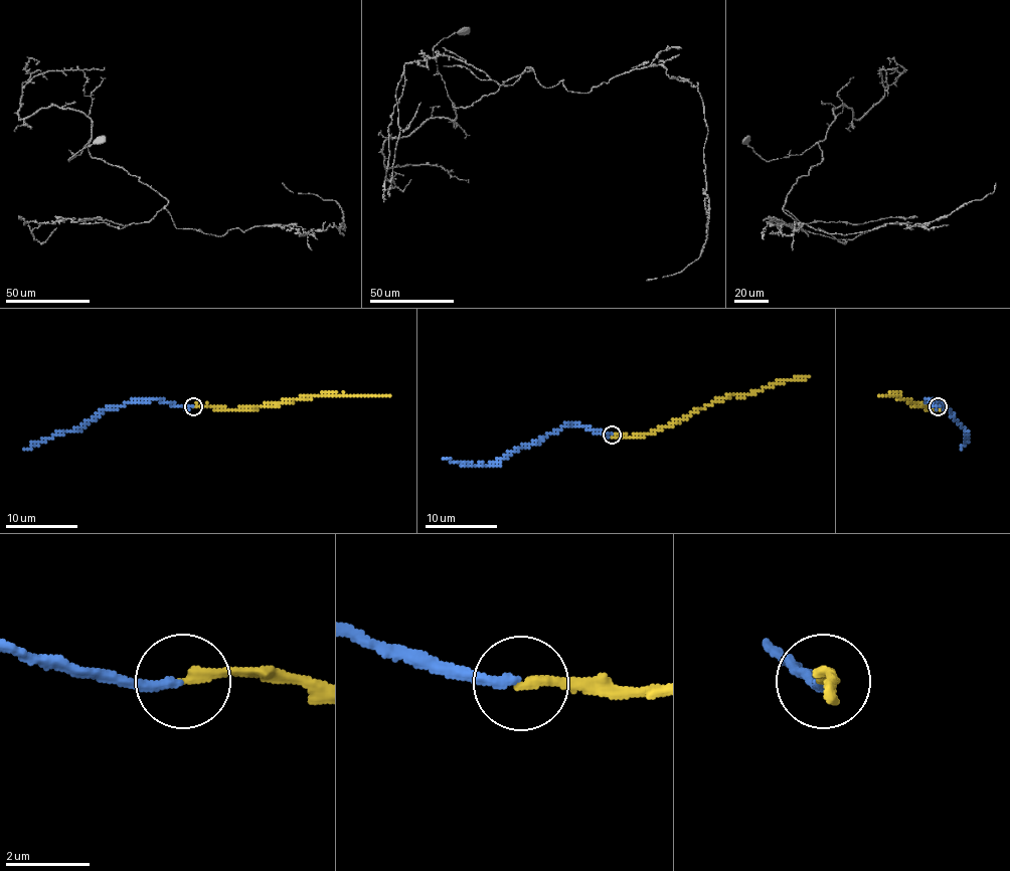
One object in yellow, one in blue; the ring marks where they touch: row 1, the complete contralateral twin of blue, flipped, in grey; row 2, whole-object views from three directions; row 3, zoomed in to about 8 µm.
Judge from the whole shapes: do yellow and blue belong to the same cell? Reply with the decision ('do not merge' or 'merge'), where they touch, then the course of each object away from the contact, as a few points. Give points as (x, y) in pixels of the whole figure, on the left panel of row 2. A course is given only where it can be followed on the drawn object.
merge | (193, 406) | yellow via (193, 407), (257, 408), (314, 396), (388, 394) | blue via (193, 407), (181, 407), (159, 400), (127, 401), (118, 407), (108, 407), (73, 430), (57, 432), (25, 450)

